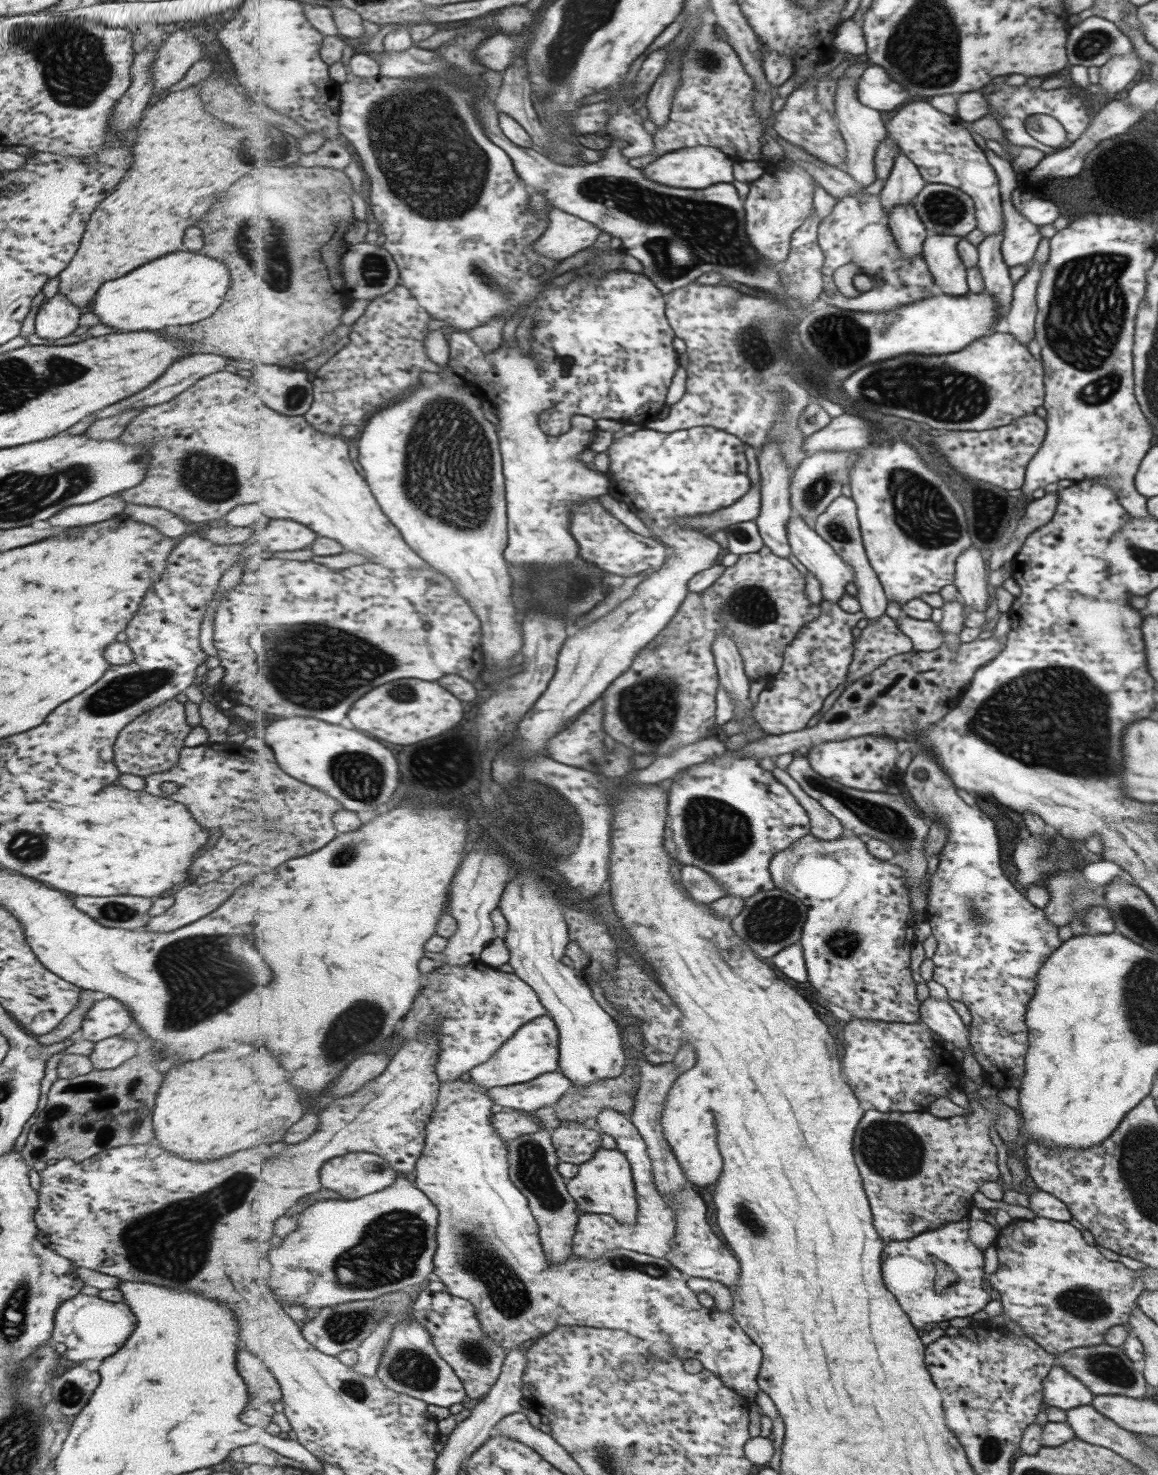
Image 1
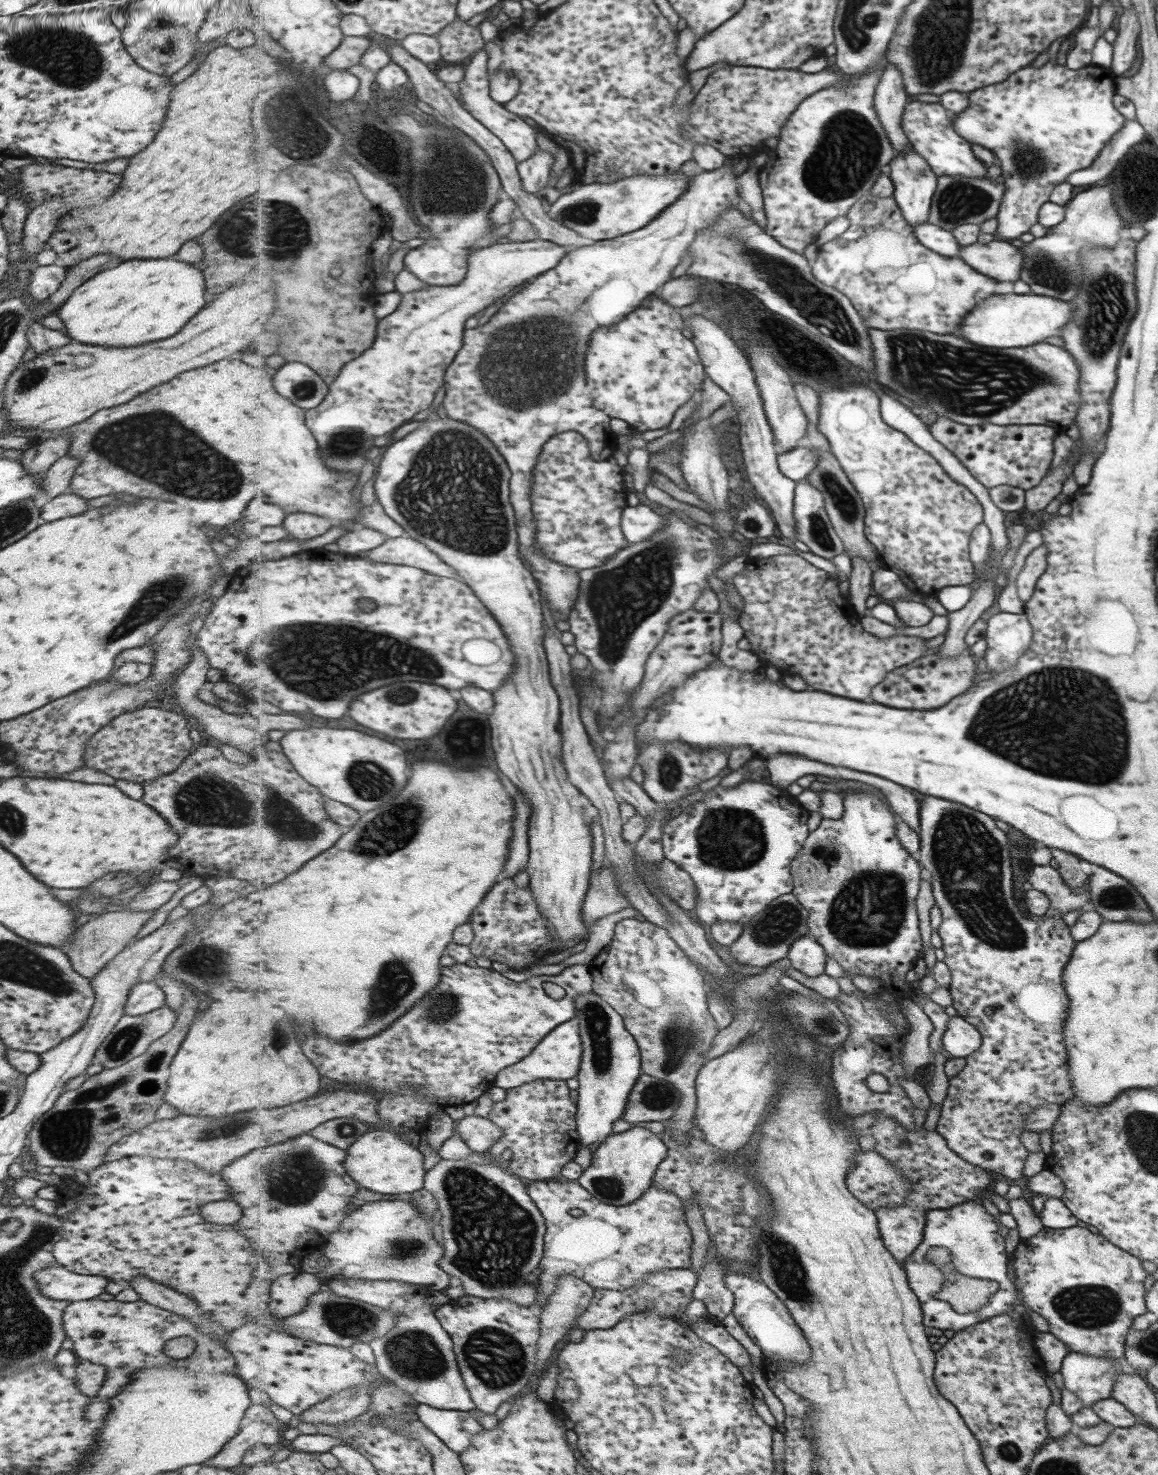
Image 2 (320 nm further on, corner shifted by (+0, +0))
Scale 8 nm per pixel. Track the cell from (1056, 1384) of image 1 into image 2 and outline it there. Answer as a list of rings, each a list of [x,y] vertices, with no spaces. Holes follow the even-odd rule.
[[[1068,1353],[1063,1357],[1058,1370],[1063,1377],[1063,1386],[1081,1400],[1083,1407],[1110,1397],[1115,1388],[1116,1374],[1124,1364],[1111,1357]]]

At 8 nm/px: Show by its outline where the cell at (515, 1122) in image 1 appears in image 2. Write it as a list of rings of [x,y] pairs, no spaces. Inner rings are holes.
[[[468,1115],[456,1121],[456,1132],[476,1152],[489,1150],[504,1135],[503,1127],[497,1126],[488,1116]]]

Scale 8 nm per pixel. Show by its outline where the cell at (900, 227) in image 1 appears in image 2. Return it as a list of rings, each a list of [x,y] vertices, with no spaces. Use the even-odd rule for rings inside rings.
[[[909,147],[908,151],[897,154],[888,172],[894,182],[894,197],[909,224],[925,222],[938,180],[931,166],[915,147]]]

